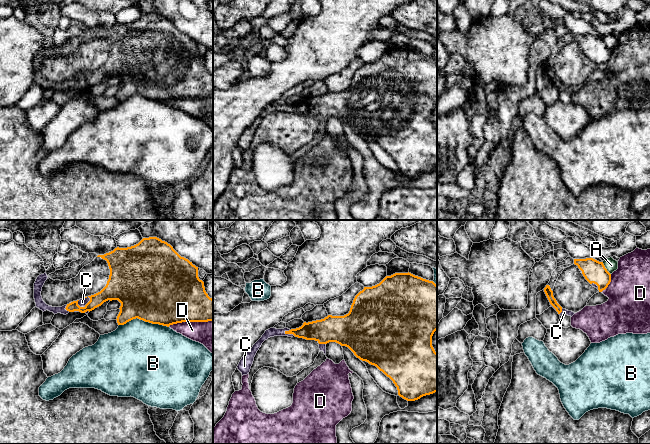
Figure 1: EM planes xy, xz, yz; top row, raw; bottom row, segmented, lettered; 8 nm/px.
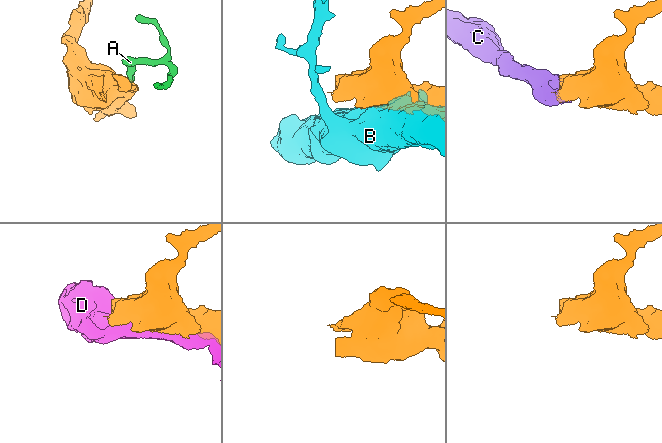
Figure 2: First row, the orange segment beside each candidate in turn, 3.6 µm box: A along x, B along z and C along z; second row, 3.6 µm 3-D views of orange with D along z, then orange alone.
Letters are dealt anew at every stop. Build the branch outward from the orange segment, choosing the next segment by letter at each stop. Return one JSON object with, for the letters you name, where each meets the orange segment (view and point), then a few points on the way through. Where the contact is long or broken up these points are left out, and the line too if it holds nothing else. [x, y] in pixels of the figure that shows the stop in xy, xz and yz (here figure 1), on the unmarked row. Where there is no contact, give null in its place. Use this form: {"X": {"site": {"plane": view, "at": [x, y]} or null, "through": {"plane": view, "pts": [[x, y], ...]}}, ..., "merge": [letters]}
{"C": {"site": {"plane": "xy", "at": [85, 81]}}, "merge": ["C"]}

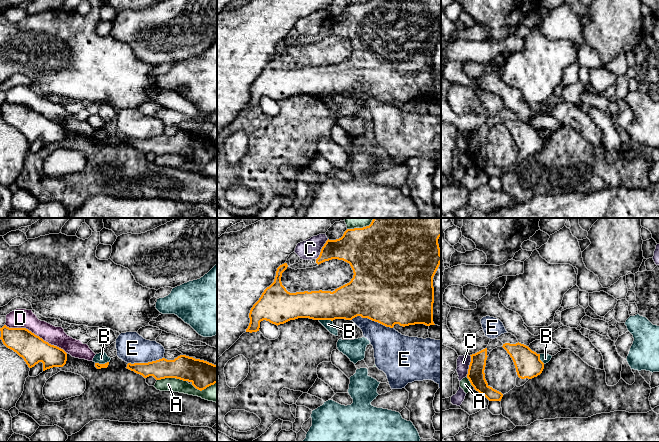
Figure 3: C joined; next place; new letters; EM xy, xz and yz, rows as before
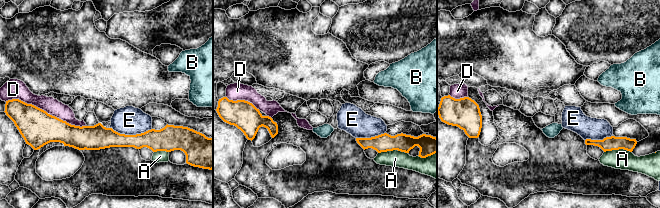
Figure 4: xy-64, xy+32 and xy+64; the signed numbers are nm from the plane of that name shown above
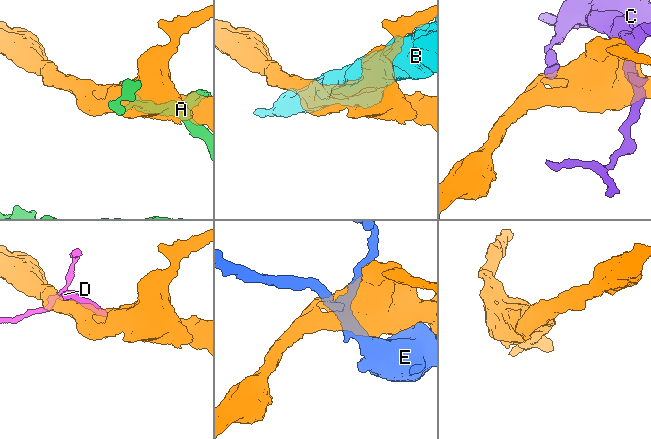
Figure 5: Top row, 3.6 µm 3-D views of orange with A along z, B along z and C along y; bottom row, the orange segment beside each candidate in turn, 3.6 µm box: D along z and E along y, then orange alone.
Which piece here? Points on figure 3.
{"merge": []}

